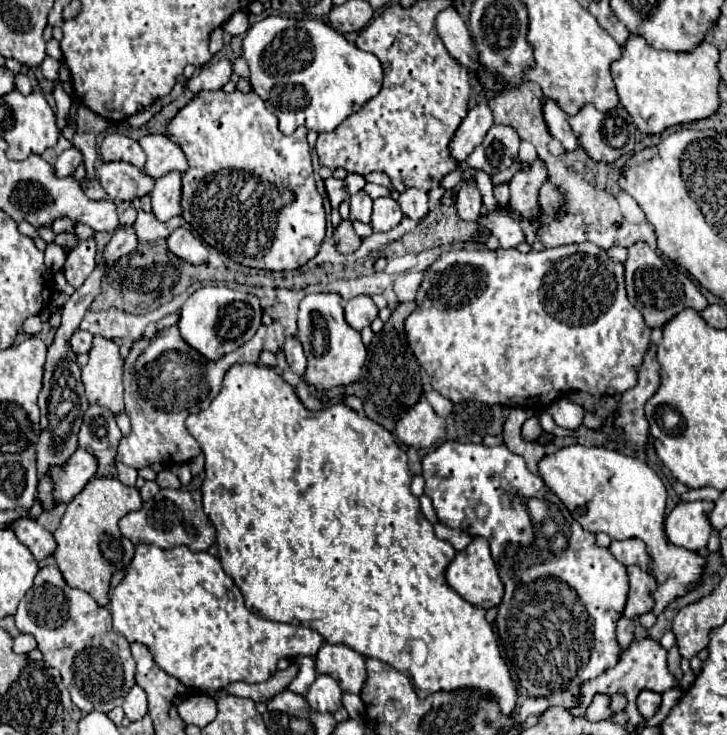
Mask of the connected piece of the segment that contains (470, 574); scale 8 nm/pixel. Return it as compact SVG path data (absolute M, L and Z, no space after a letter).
M474 537L472 543L464 551L456 553L454 561L446 569L446 581L456 593L460 593L462 599L466 599L468 603L482 607L482 609L490 609L490 607L500 605L502 595L504 595L504 585L498 577L498 571L496 571L492 557L490 557L488 539L484 539L484 537Z

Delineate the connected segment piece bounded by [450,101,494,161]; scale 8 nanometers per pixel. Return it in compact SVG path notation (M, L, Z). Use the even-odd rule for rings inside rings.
M480 101L474 105L474 109L468 111L466 119L460 123L452 143L450 143L450 153L456 161L464 161L476 145L482 143L484 135L488 129L494 125L494 115L492 109L488 107L486 101Z

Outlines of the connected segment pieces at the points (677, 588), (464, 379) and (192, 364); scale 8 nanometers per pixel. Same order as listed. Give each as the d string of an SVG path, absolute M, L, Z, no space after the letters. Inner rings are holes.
M570 445L564 449L558 449L558 453L548 455L540 461L540 477L544 483L554 491L554 495L568 507L572 517L582 525L582 529L590 533L606 533L610 539L642 539L646 543L648 555L652 559L652 577L656 579L656 589L652 591L654 599L654 615L658 616L672 601L688 595L696 587L702 585L706 571L708 571L708 561L706 555L688 551L682 547L672 545L666 539L664 533L664 511L666 511L666 487L662 479L640 459L628 457L618 451L610 451L604 447L584 447L584 445Z
M572 243L556 249L544 251L530 251L518 253L516 249L458 249L438 257L428 271L428 279L422 281L418 295L416 295L416 309L406 319L406 335L420 367L424 367L430 385L444 397L452 399L454 403L460 401L478 401L486 405L508 405L508 407L530 407L540 409L554 399L566 395L568 391L586 391L594 397L602 395L622 395L624 391L632 389L638 381L640 365L644 363L644 353L648 353L652 343L652 329L646 325L642 313L628 301L626 287L624 287L624 265L616 263L608 257L604 249L592 243Z
M274 321L272 325L260 325L256 335L246 345L242 345L234 353L224 355L216 363L206 361L194 349L192 351L188 349L184 353L170 351L158 357L154 363L146 365L140 373L136 373L134 363L148 345L150 345L148 339L136 341L128 359L124 361L124 401L126 401L126 413L132 421L132 435L120 439L116 461L134 469L148 467L156 461L166 465L180 465L198 457L200 445L188 433L184 421L192 413L200 413L210 405L210 401L220 393L224 375L232 365L258 363L258 357L262 351L270 351L276 355L284 345L284 327L278 321ZM168 395L170 395L170 401L164 401L164 397Z

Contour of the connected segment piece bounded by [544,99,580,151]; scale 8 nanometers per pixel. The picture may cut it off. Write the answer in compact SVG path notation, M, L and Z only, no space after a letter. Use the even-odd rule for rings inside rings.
M546 99L546 103L544 103L544 119L548 123L552 137L558 139L566 151L580 147L578 137L572 133L572 127L568 125L568 115L550 99Z

